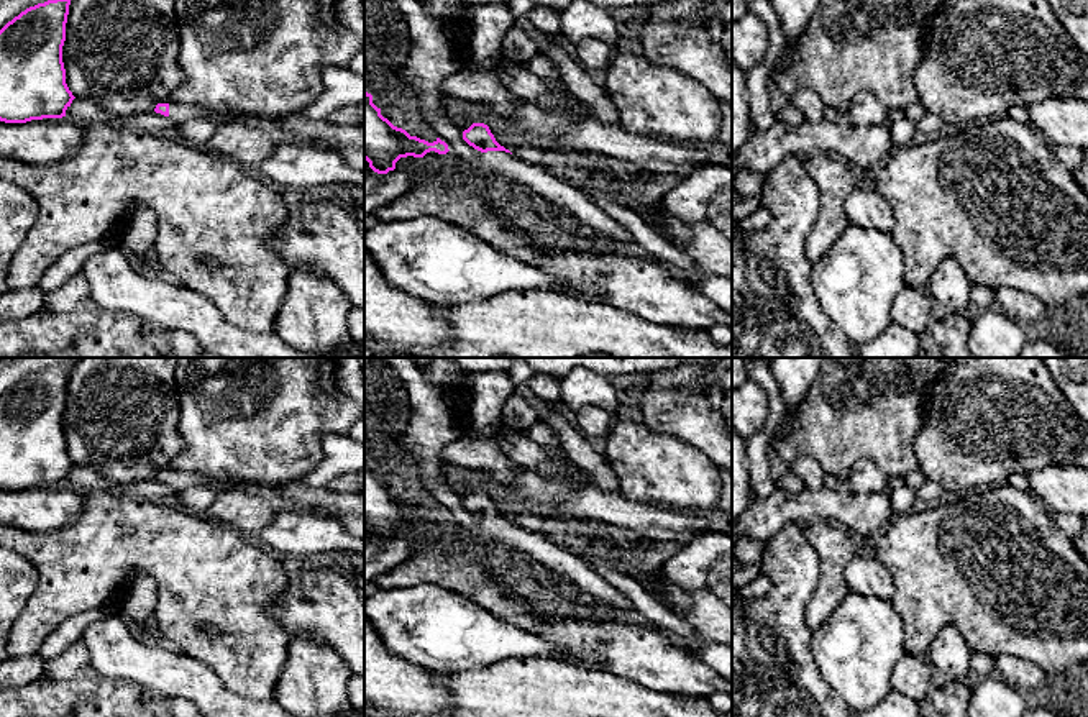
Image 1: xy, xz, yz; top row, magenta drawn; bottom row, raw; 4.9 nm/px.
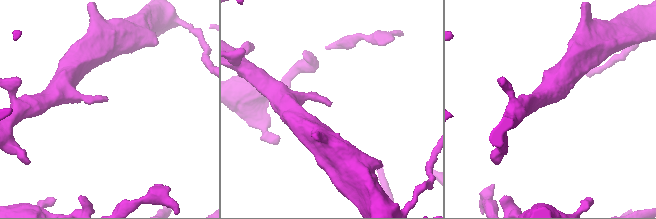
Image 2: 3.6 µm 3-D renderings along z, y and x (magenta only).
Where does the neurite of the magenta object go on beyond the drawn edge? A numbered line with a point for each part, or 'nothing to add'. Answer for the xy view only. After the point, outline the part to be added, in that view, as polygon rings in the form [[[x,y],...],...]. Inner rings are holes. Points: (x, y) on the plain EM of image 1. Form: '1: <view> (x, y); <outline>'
1: xy (179, 479); [[[169,471],[169,486],[174,489],[189,489],[197,484],[213,484],[220,489],[240,489],[236,484],[223,484],[218,481],[213,481],[207,476],[189,473],[189,471]]]

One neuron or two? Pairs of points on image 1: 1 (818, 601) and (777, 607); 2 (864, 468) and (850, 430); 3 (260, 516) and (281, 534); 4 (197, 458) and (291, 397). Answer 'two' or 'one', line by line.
1: two
2: two
3: two
4: one

